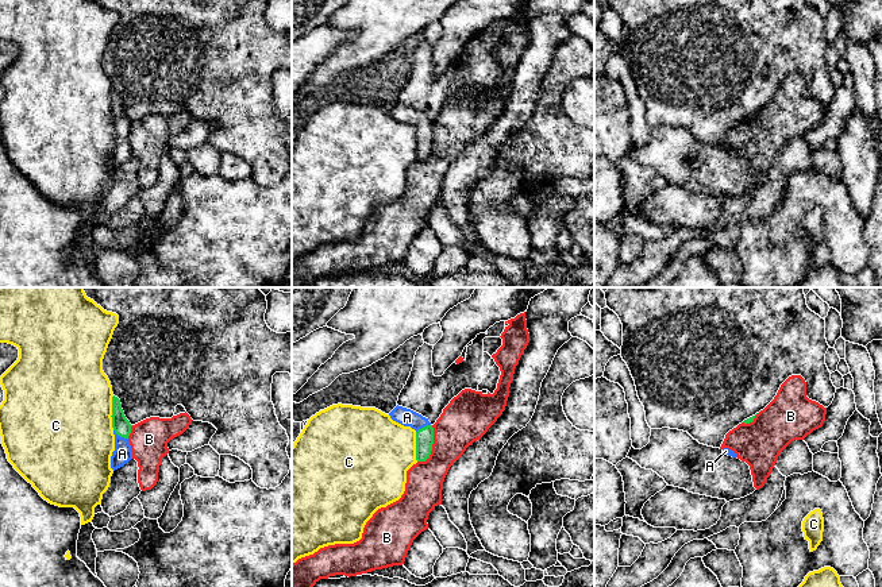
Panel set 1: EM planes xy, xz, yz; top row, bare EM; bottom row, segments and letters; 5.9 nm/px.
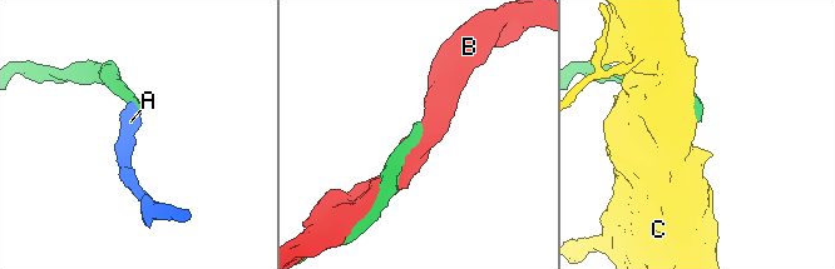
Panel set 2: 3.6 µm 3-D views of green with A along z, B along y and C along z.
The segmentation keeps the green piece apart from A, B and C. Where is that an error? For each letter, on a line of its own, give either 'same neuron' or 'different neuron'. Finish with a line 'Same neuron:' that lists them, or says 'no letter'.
A: same neuron
B: different neuron
C: different neuron
Same neuron: A

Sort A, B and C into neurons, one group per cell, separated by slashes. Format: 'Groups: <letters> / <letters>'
Groups: A / B / C

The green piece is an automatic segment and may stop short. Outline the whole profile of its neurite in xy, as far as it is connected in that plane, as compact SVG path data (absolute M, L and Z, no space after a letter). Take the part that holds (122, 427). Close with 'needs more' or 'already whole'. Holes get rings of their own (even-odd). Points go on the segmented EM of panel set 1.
M112 397L112 428L115 435L115 451L111 456L111 468L115 471L123 467L132 459L131 445L128 443L128 436L131 433L131 424L126 418L122 409L120 399Z; needs more

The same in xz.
M398 405L389 416L393 421L416 430L416 460L425 462L431 455L434 444L434 428L428 418Z; needs more

